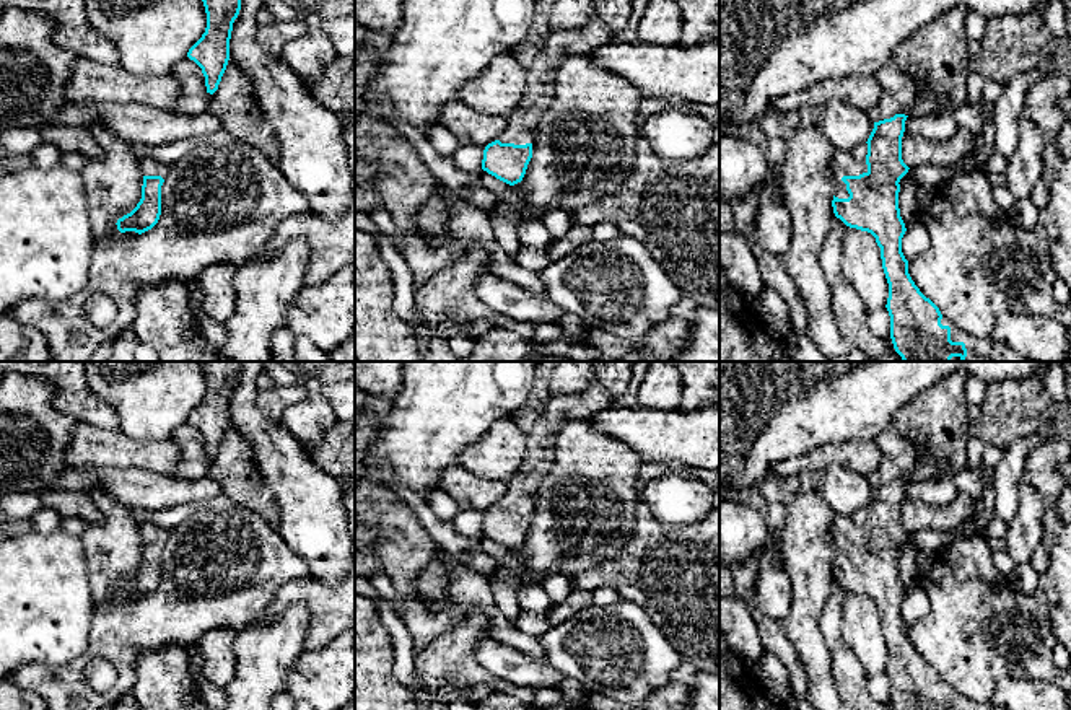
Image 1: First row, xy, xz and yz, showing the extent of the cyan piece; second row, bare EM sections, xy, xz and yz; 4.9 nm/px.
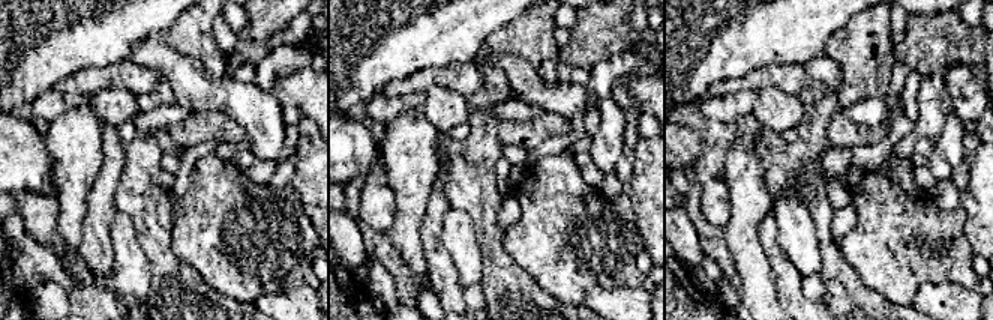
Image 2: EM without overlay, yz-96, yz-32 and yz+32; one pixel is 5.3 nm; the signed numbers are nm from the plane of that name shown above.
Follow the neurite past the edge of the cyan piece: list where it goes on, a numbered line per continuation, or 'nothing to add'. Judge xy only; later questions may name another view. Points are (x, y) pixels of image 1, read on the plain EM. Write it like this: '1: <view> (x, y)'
1: xy (150, 531)

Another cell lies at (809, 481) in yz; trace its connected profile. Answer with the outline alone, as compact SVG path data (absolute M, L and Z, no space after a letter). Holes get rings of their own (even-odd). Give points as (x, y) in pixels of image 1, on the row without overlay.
M809 471L793 477L768 474L758 484L758 492L768 503L788 506L799 493L817 489L820 482L820 471Z

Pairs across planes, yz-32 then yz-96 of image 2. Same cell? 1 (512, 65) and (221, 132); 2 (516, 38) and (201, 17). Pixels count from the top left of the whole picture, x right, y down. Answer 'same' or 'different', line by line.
1: different
2: same

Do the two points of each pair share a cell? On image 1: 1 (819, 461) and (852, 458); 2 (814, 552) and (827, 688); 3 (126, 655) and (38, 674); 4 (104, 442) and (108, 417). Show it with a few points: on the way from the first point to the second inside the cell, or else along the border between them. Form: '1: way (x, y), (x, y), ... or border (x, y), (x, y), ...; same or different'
1: way (827, 456), (843, 456); same
2: way (811, 587), (809, 645), (814, 653); same
3: way (104, 652), (91, 652), (59, 683); same
4: border (78, 420), (118, 432); different

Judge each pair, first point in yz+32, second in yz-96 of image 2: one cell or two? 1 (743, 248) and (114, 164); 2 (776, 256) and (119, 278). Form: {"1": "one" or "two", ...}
{"1": "two", "2": "two"}

